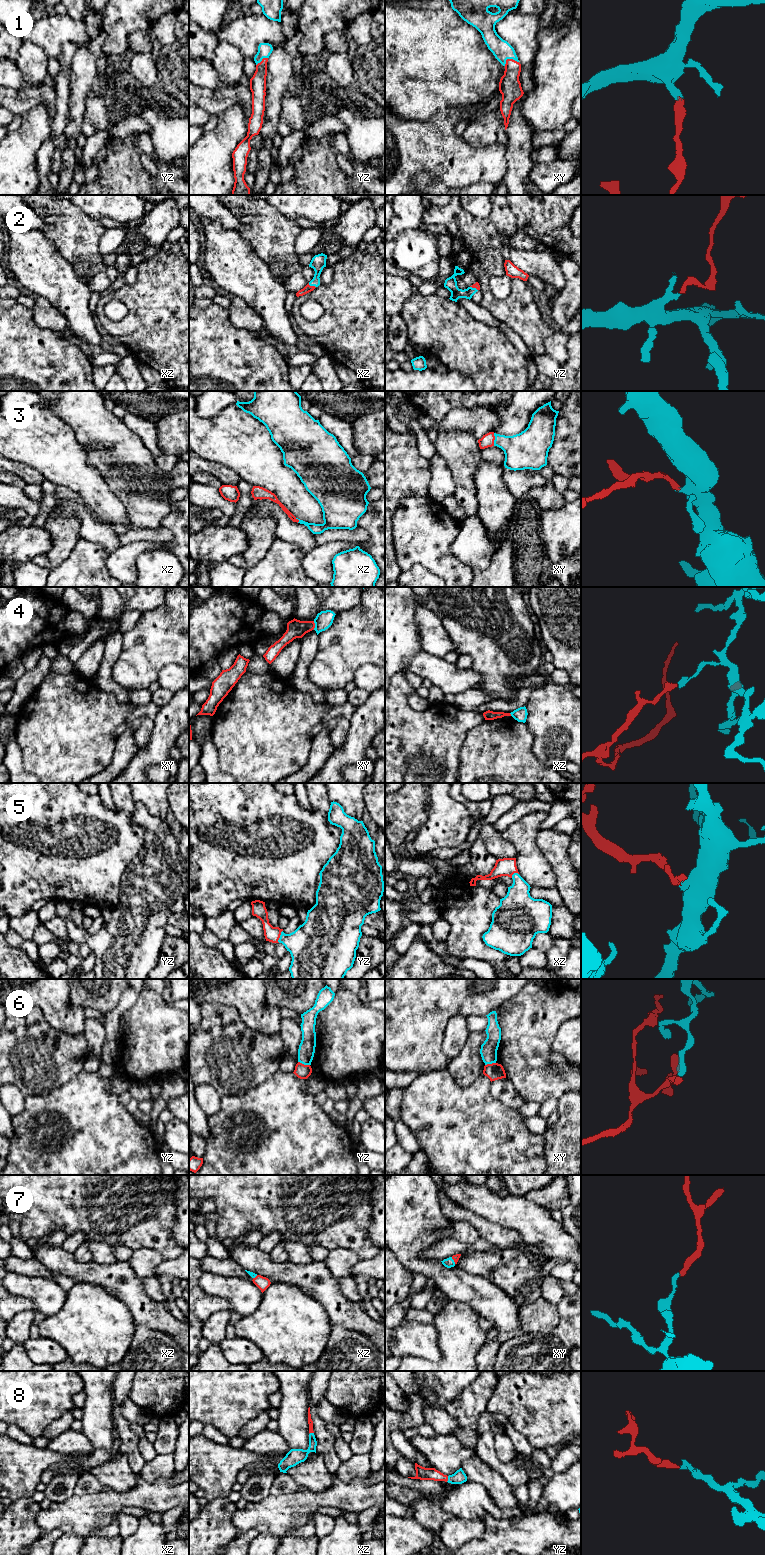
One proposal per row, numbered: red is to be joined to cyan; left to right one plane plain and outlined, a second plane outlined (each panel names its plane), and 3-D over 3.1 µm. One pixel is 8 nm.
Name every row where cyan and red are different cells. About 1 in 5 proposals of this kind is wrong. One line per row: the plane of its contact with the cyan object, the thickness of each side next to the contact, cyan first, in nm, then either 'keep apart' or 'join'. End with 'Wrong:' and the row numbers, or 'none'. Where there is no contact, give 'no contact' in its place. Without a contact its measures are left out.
1: xy | 160/180 nm | join
2: xz | 120/60 nm | join
3: xy | 280/100 nm | join
4: xy | 140/140 nm | keep apart
5: yz | 340/130 nm | join
6: yz | 130/120 nm | keep apart
7: xy | 80/50 nm | join
8: yz | 110/110 nm | join
Wrong: 4, 6

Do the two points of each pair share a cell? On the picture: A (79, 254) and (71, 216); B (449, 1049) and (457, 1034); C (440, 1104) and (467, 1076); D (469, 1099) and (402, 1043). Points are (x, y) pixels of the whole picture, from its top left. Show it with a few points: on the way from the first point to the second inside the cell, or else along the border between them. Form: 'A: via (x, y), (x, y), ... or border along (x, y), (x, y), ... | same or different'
A: via (79, 245), (76, 237), (71, 232), (71, 225) | same
B: via (450, 1045), (454, 1038) | same
C: border along (447, 1068), (461, 1086), (468, 1086), (479, 1075) | different
D: border along (446, 1068), (421, 1074) | different

